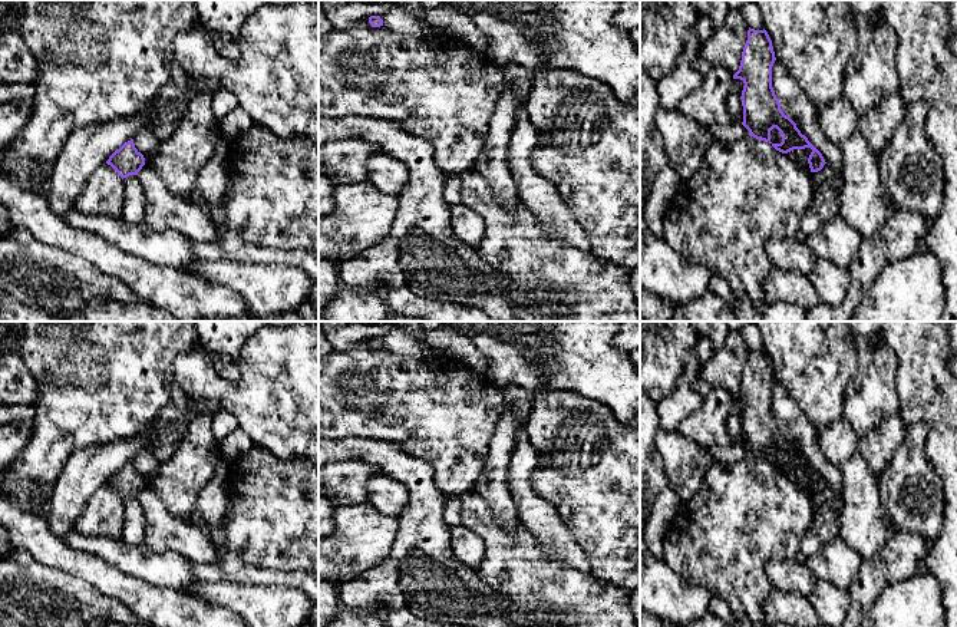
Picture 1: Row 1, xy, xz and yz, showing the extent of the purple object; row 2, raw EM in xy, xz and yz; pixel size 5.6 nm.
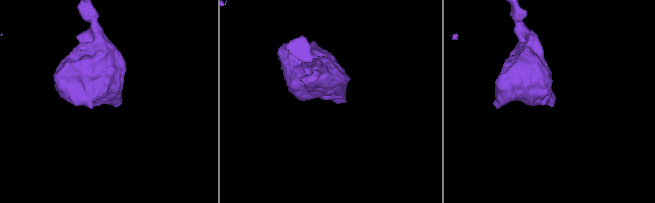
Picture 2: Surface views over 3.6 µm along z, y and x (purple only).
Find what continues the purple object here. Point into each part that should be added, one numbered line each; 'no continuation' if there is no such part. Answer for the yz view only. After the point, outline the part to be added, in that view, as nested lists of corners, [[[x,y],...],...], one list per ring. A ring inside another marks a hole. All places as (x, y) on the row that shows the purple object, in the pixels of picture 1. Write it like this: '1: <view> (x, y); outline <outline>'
no continuation

